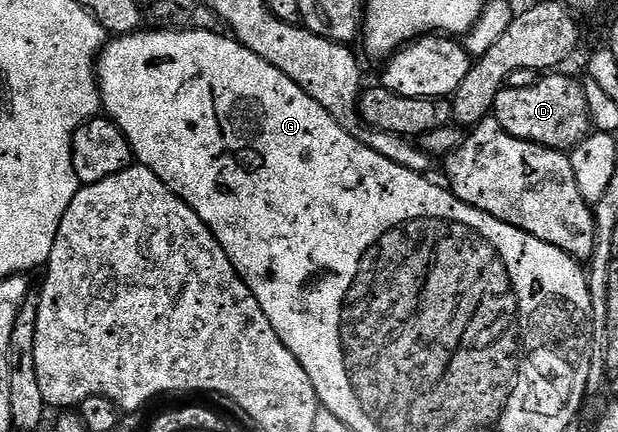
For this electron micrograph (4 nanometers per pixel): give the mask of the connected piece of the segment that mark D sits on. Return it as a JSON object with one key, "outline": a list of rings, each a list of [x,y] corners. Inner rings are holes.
{"outline":[[[563,72],[544,73],[536,77],[535,82],[529,84],[529,88],[513,88],[506,85],[497,92],[493,116],[497,124],[501,124],[505,132],[509,132],[509,136],[517,136],[517,140],[536,142],[538,146],[547,146],[550,150],[570,152],[583,138],[592,133],[591,113],[585,100],[582,81],[578,77],[570,78],[567,74],[559,73]]]}

